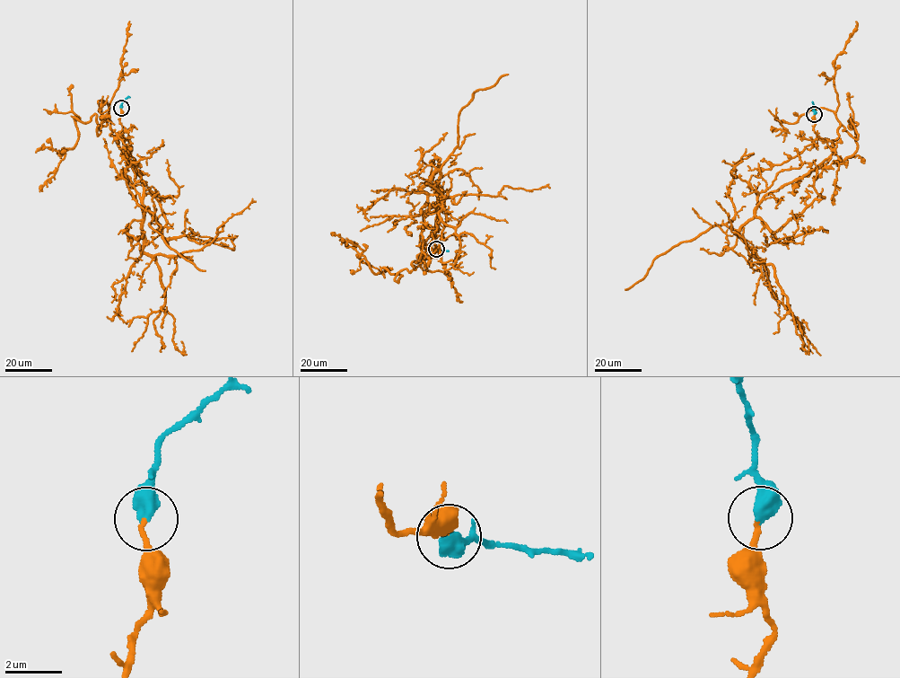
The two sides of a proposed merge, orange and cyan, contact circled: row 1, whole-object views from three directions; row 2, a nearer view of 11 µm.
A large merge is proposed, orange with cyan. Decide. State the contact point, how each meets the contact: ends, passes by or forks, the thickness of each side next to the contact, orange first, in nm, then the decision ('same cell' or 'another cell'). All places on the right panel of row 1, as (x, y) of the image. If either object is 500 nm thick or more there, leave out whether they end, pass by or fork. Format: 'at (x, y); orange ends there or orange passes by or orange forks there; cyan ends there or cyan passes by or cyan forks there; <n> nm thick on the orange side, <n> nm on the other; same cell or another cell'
at (814, 114); 170 nm thick on the orange side, 550 nm on the other; same cell

